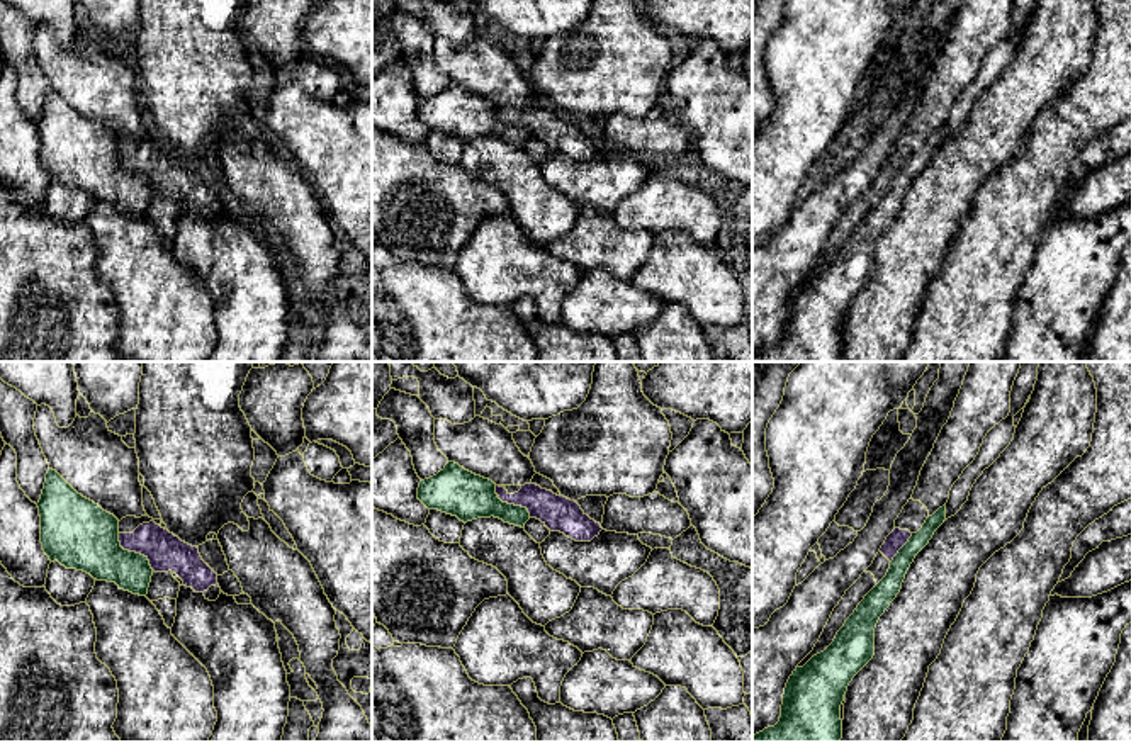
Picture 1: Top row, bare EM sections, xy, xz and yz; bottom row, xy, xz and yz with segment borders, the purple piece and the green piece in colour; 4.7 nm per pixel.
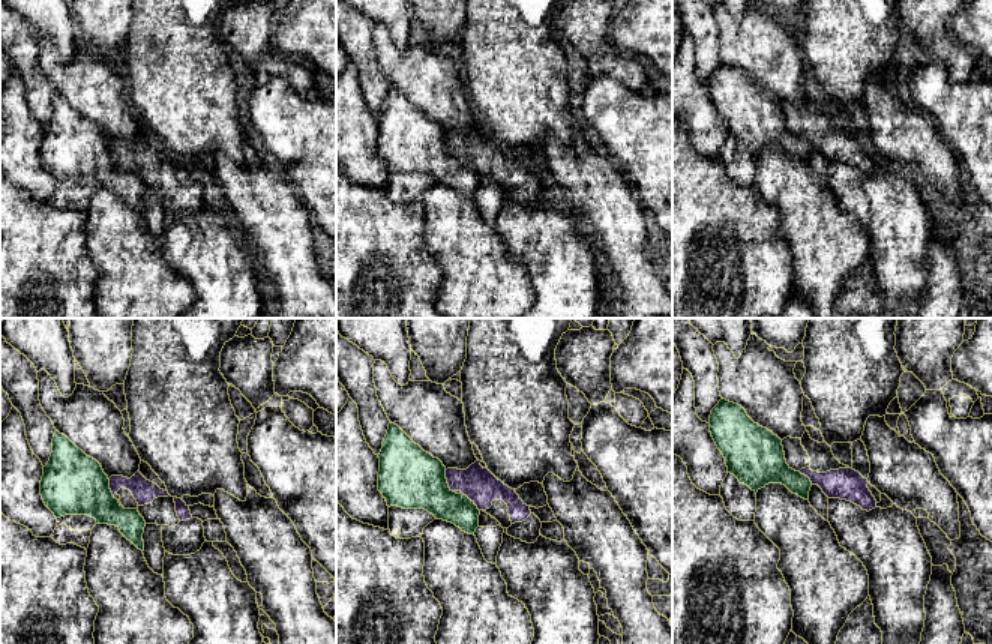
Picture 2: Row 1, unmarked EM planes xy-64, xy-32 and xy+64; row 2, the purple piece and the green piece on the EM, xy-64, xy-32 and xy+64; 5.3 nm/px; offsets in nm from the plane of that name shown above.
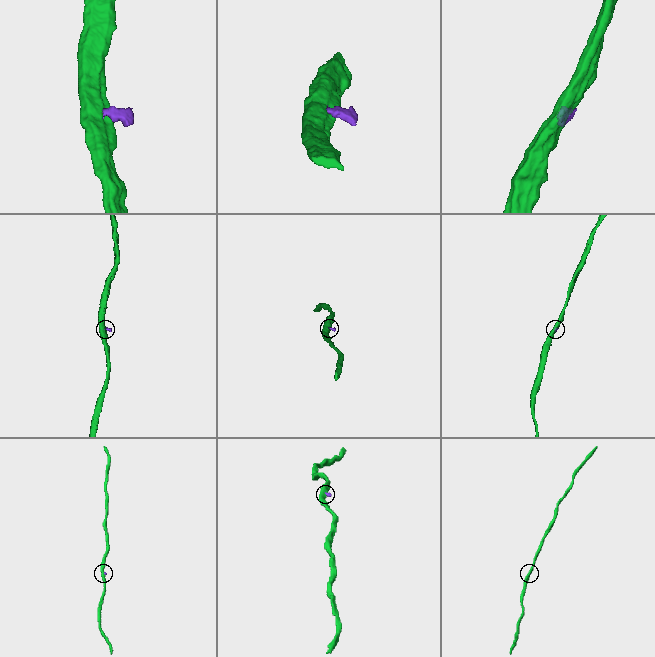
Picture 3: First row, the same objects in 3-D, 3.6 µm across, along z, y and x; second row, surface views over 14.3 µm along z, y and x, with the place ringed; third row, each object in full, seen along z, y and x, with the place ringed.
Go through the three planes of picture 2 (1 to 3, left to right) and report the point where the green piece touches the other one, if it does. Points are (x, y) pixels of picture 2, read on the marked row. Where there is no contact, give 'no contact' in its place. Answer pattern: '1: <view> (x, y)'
1: xy-64 (110, 488)
2: xy-32 (447, 481)
3: xy+64 (806, 475)

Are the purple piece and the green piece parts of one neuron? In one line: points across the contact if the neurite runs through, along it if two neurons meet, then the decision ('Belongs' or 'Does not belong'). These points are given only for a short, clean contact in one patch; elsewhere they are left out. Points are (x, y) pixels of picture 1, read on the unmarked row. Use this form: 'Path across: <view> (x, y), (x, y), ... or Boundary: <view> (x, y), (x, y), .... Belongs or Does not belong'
Boundary: xy (118, 153), (119, 163), (124, 168), (140, 172), (153, 189). Does not belong

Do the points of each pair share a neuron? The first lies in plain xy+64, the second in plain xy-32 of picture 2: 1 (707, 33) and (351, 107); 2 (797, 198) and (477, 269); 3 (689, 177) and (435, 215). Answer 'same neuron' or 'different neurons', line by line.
1: different neurons
2: same neuron
3: different neurons

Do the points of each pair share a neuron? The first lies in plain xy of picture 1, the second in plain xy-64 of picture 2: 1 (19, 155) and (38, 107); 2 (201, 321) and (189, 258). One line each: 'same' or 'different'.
1: different
2: different

